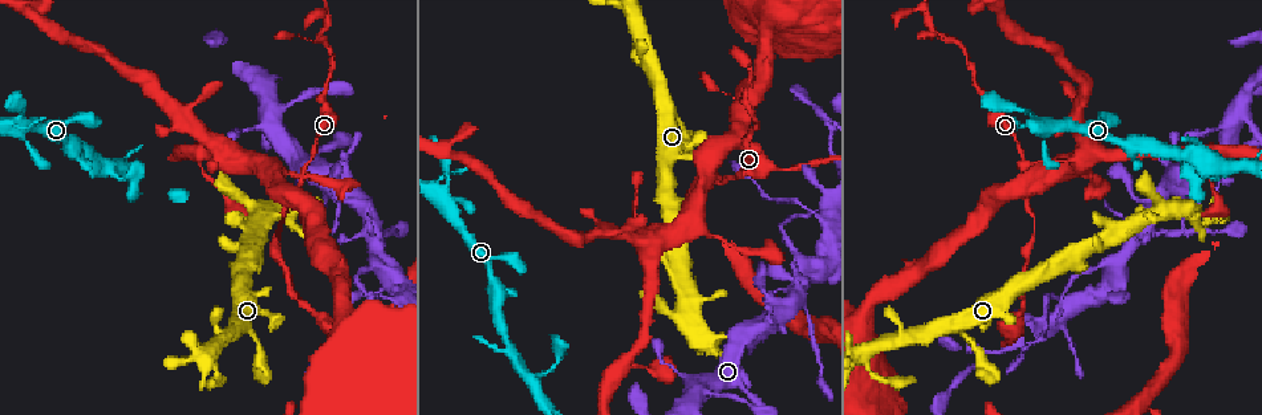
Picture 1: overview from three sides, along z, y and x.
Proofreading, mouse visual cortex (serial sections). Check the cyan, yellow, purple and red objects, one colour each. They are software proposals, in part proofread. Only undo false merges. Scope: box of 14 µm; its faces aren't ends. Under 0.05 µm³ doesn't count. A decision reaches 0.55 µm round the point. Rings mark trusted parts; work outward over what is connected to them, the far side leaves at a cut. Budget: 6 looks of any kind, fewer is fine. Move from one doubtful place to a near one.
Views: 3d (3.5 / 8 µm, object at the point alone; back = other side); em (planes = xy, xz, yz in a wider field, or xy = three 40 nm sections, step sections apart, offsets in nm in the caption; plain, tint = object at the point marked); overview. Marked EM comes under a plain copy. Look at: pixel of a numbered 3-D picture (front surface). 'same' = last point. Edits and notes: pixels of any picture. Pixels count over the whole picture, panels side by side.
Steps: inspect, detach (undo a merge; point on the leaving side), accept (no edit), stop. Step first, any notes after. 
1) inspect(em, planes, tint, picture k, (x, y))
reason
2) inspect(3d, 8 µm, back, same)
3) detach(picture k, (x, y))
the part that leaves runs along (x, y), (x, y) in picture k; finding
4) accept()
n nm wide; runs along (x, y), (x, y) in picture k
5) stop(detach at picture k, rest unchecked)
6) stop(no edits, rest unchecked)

inspect(3d, 8 µm, picture 1, (708, 180))
abrupt turn

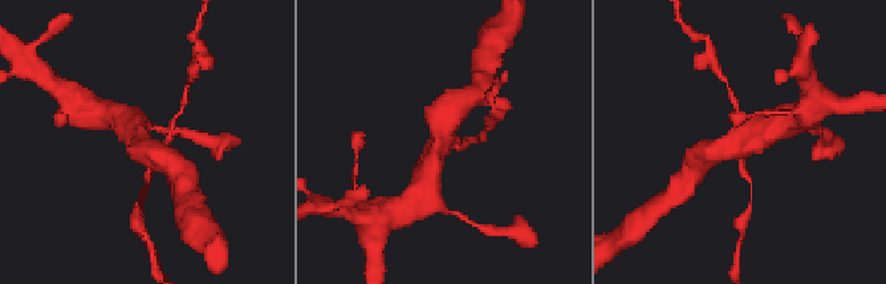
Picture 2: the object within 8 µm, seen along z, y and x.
inspect(3d, 3.5 µm, picture 2, (740, 149))

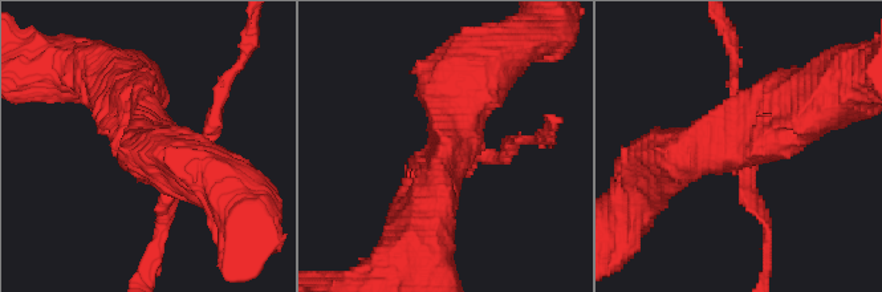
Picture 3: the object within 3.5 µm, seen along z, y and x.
inspect(em, xy, step 5, tint, picture 3, (458, 145))
now the EM

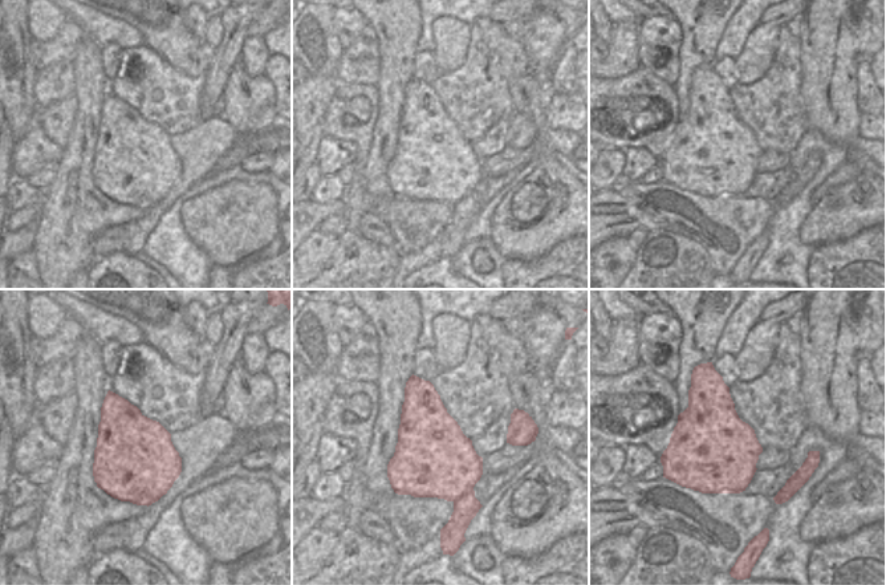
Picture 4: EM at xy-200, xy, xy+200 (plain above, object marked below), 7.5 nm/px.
accept()
arms of 150, 200, 600, 600 nm; runs along (740, 126), (666, 158) in picture 3; all the same cell

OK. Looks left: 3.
inspect(3d, 8 µm, picture 1, (321, 36))
arms part here

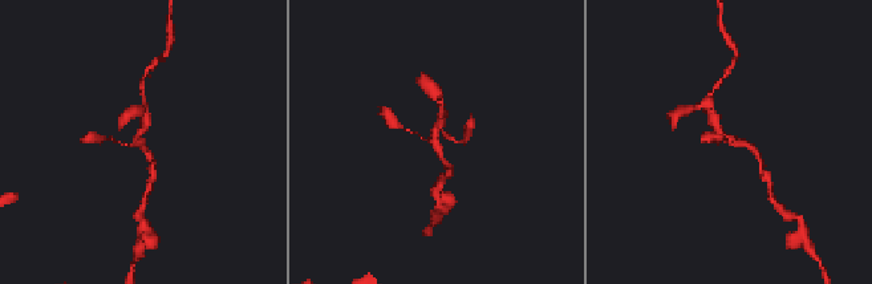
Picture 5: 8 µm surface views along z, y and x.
inspect(3d, 3.5 µm, picture 5, (431, 143))
zoom in

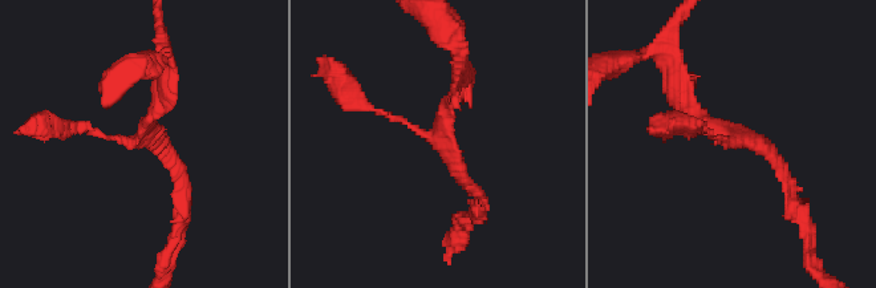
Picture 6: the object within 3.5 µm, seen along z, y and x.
inspect(em, xy, step 2, tint, picture 6, (728, 134))

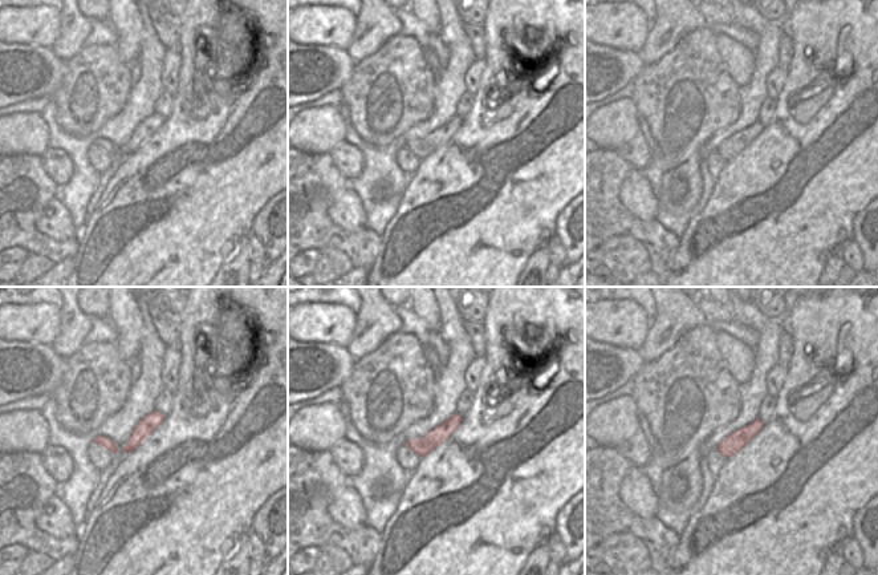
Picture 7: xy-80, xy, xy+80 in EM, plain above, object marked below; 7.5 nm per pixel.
accept()
runs along (787, 175), (753, 138), (692, 114), (674, 81) in picture 6; one cell here

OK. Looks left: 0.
stop(no edits, rest unchecked)

